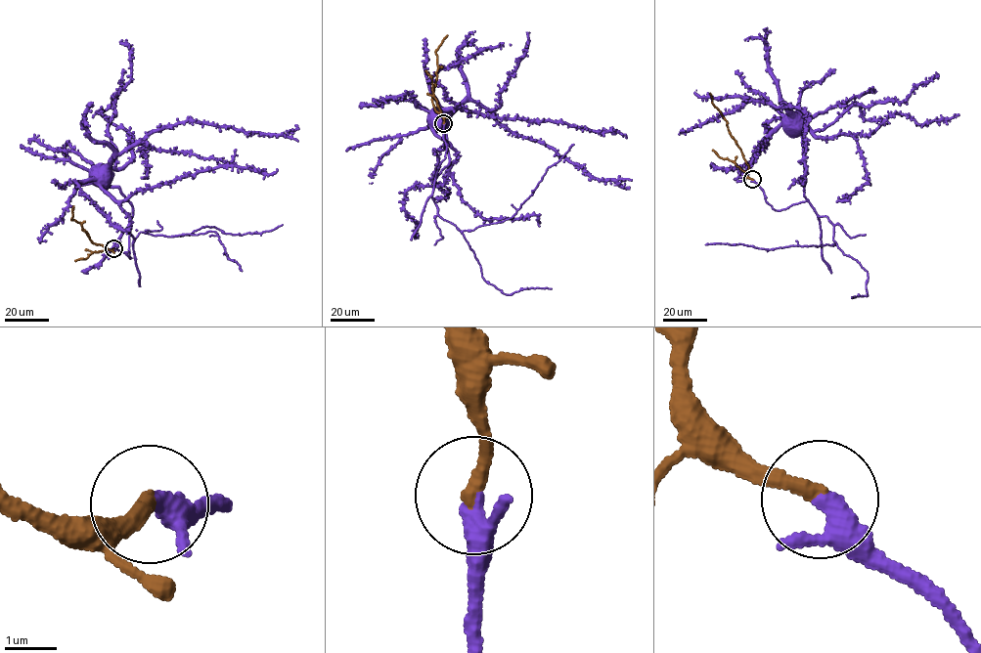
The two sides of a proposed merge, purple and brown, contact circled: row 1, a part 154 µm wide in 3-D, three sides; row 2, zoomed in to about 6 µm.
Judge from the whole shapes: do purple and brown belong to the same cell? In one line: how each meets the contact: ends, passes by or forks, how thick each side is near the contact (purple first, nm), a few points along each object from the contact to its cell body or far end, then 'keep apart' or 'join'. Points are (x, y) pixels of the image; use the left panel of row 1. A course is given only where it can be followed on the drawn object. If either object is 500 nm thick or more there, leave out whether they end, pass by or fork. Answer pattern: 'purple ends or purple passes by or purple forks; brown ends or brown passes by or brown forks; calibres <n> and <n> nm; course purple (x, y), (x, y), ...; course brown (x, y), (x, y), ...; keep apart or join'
purple passes by; brown ends; calibres 320 and 300 nm; course purple (113, 248), (131, 258), (128, 244), (132, 205), (120, 189), (99, 182), (98, 184), (99, 176), (98, 181); course brown (113, 248), (92, 242), (81, 224), (71, 219), (73, 205); join

